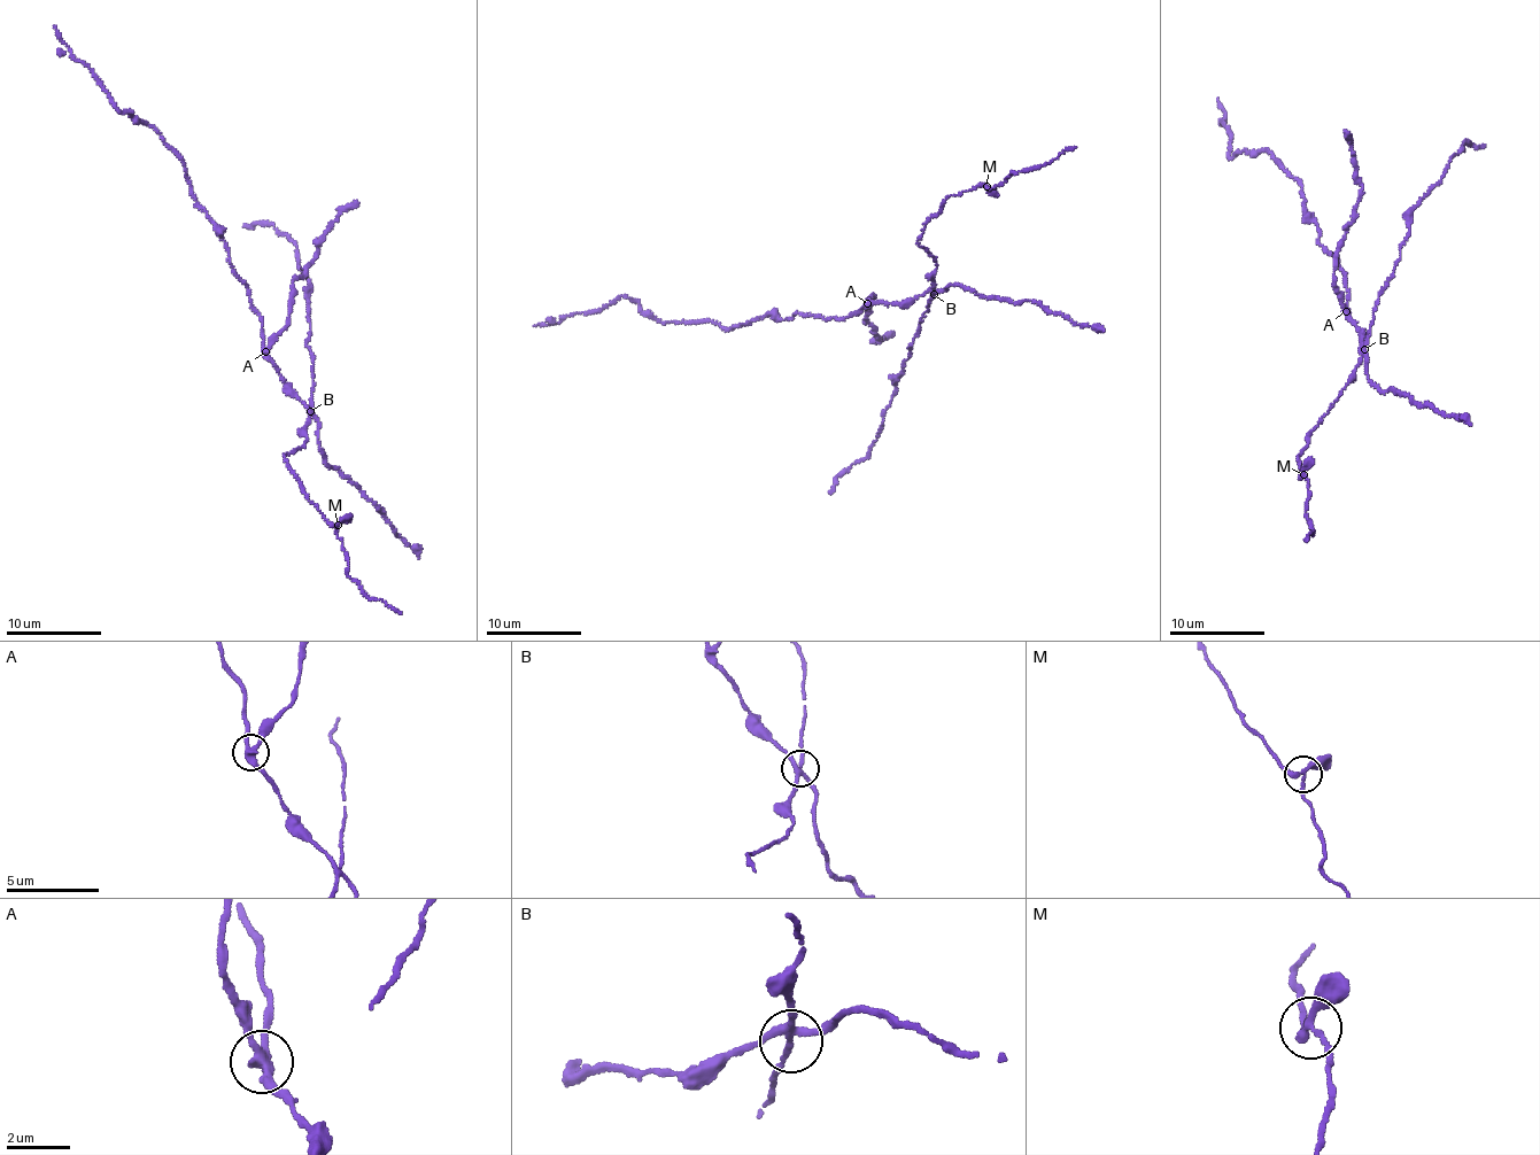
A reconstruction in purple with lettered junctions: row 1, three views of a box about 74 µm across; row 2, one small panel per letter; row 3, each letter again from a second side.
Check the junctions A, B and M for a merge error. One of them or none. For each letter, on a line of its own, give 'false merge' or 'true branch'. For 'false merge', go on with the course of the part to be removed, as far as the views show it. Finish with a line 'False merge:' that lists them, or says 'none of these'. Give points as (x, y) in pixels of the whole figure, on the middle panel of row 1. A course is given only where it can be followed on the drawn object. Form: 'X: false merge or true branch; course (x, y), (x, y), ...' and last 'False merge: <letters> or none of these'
A: false merge
B: true branch
M: true branch
False merge: A

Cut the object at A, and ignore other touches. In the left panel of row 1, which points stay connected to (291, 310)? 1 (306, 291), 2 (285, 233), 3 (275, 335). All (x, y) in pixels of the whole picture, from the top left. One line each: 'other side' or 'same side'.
1: other side
2: other side
3: same side

